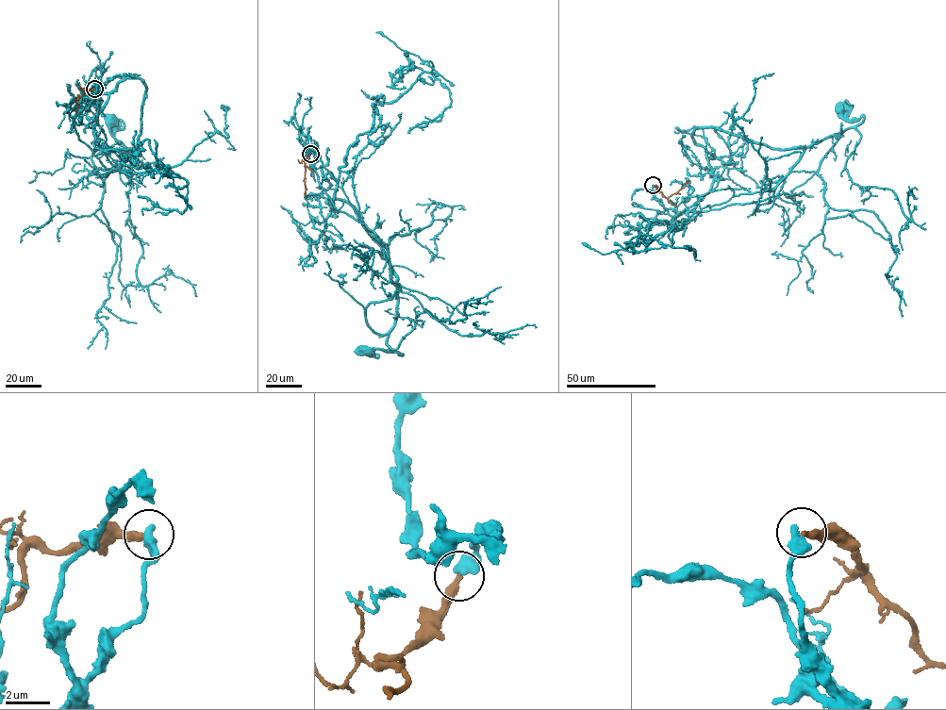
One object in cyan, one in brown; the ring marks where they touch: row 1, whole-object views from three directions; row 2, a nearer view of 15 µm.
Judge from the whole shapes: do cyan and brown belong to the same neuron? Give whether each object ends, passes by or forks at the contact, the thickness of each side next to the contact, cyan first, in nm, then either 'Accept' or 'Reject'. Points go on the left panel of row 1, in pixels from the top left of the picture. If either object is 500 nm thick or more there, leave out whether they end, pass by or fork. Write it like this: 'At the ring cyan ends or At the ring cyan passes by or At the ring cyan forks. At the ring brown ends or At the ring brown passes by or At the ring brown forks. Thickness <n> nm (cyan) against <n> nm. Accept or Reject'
At the ring cyan ends. At the ring brown ends. Thickness 480 nm (cyan) against 300 nm. Reject

